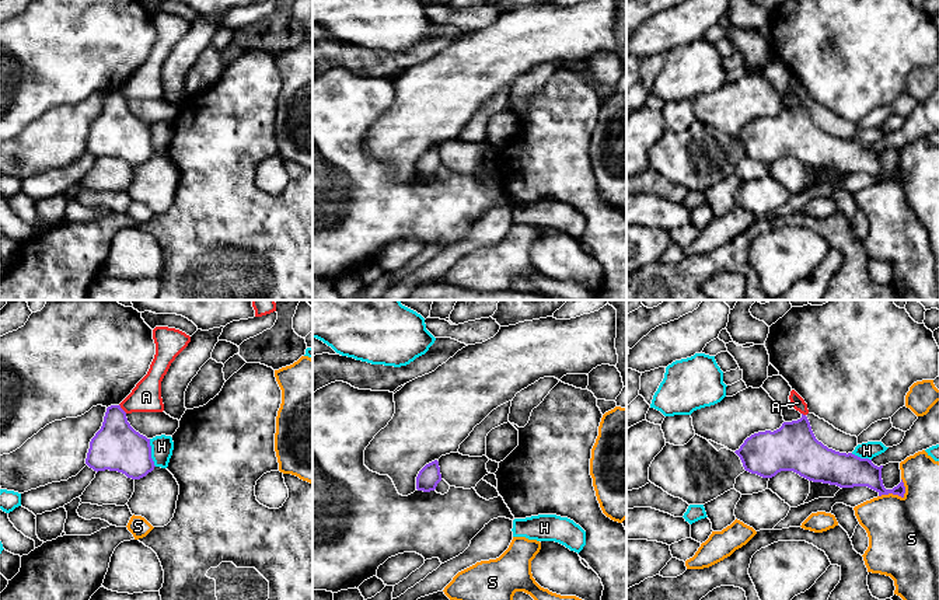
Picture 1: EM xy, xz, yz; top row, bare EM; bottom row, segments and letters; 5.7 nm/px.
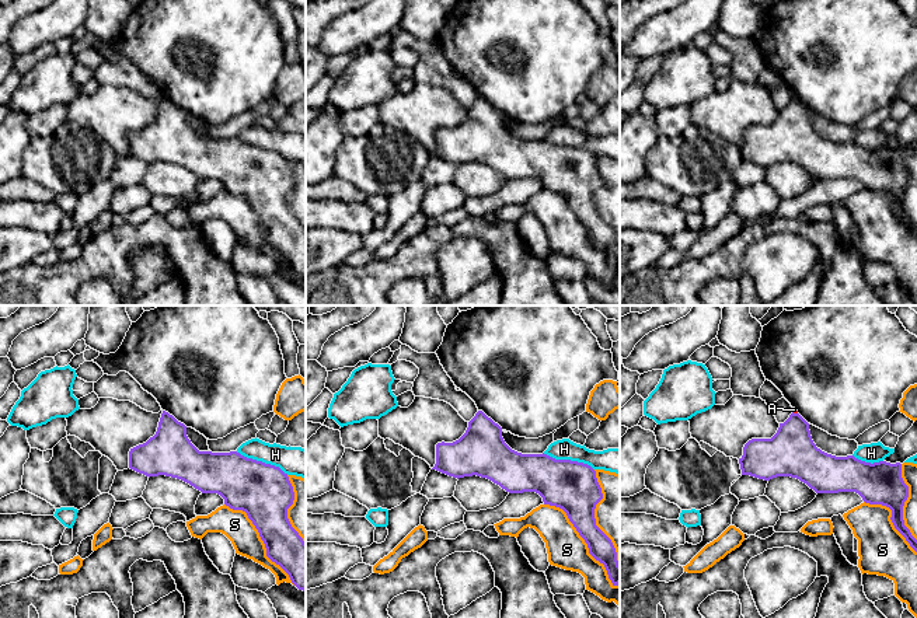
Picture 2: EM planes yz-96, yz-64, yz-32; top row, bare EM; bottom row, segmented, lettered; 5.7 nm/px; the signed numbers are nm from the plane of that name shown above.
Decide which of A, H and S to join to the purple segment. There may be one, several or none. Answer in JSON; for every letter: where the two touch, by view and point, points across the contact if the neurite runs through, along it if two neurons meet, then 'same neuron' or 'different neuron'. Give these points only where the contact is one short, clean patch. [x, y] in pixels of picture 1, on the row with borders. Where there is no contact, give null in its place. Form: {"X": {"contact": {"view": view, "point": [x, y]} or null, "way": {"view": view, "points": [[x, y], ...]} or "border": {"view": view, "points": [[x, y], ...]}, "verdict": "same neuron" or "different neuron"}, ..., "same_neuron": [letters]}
{"A": {"contact": {"view": "xy", "point": [121, 408]}, "border": {"view": "xy", "points": [[119, 404], [126, 412]]}, "verdict": "different neuron"}, "H": {"contact": {"view": "xy", "point": [150, 453]}, "verdict": "different neuron"}, "S": {"contact": {"view": "yz", "point": [899, 495]}, "verdict": "different neuron"}, "same_neuron": []}

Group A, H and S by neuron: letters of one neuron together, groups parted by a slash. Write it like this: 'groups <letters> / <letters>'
groups A / H / S

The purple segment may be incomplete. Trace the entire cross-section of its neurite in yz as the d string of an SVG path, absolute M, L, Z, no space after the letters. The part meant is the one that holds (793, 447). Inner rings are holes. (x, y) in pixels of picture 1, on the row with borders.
M806 415L792 422L783 422L774 432L765 430L751 435L734 451L746 471L762 478L772 478L781 471L793 471L800 477L839 488L868 486L882 495L904 498L901 482L886 489L882 468L869 458L852 453L839 453L818 442Z

